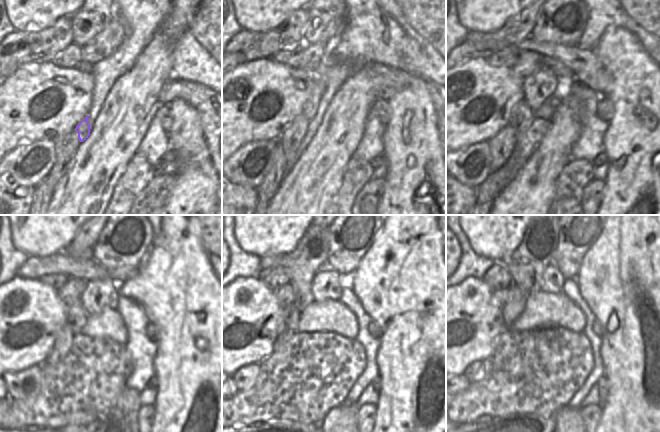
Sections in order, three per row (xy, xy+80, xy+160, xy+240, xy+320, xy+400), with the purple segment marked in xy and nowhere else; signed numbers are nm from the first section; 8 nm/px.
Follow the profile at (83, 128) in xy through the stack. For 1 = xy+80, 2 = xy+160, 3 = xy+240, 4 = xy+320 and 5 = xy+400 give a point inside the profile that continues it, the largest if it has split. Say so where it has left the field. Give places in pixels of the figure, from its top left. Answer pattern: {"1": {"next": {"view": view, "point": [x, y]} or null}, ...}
{"1": {"next": {"view": "xy+80", "point": [318, 86]}}, "2": {"next": {"view": "xy+160", "point": [538, 87]}}, "3": {"next": {"view": "xy+240", "point": [97, 294]}}, "4": {"next": {"view": "xy+320", "point": [325, 286]}}, "5": {"next": {"view": "xy+400", "point": [552, 279]}}}

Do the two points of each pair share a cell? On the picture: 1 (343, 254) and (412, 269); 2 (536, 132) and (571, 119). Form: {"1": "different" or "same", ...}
{"1": "different", "2": "different"}

